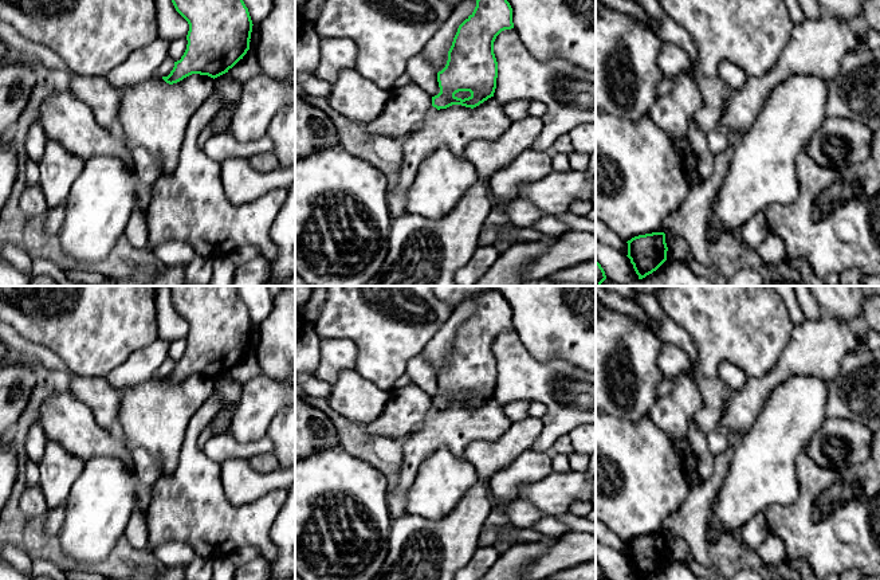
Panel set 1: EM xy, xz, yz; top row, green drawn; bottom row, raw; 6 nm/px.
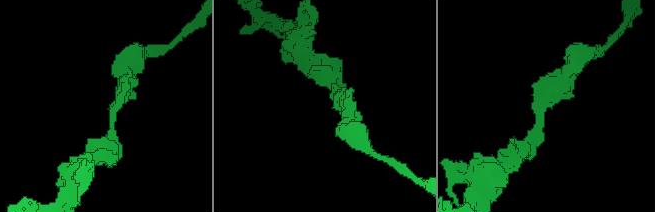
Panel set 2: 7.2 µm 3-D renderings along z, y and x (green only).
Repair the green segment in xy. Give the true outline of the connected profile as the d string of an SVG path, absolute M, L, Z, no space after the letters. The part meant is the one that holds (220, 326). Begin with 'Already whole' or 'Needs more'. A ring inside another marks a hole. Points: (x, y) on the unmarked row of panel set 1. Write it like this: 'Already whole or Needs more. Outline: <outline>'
Already whole. Outline: M170 286L172 303L188 322L186 350L168 377L162 380L177 384L192 375L217 379L232 369L250 350L252 321L237 286Z

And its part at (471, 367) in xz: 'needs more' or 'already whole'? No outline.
already whole

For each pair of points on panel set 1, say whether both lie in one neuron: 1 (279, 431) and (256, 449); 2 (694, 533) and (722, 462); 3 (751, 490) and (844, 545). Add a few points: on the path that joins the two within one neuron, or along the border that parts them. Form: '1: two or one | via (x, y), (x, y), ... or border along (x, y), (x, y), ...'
1: two | border along (267, 435), (274, 453)
2: one | via (694, 516), (700, 500), (717, 479)
3: two | border along (800, 484), (792, 502), (762, 512)

